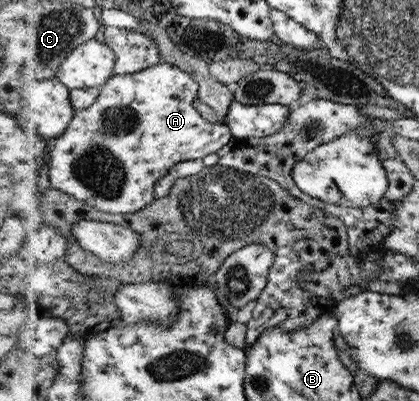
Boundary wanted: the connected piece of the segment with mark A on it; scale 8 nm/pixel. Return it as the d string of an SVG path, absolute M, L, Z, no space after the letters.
M164 61L138 73L116 73L102 87L98 102L88 109L78 110L66 133L52 141L48 186L88 201L90 205L108 213L138 213L153 204L158 198L156 184L166 177L175 165L204 159L212 153L218 154L236 139L228 124L208 121L197 108L201 85L193 73Z

